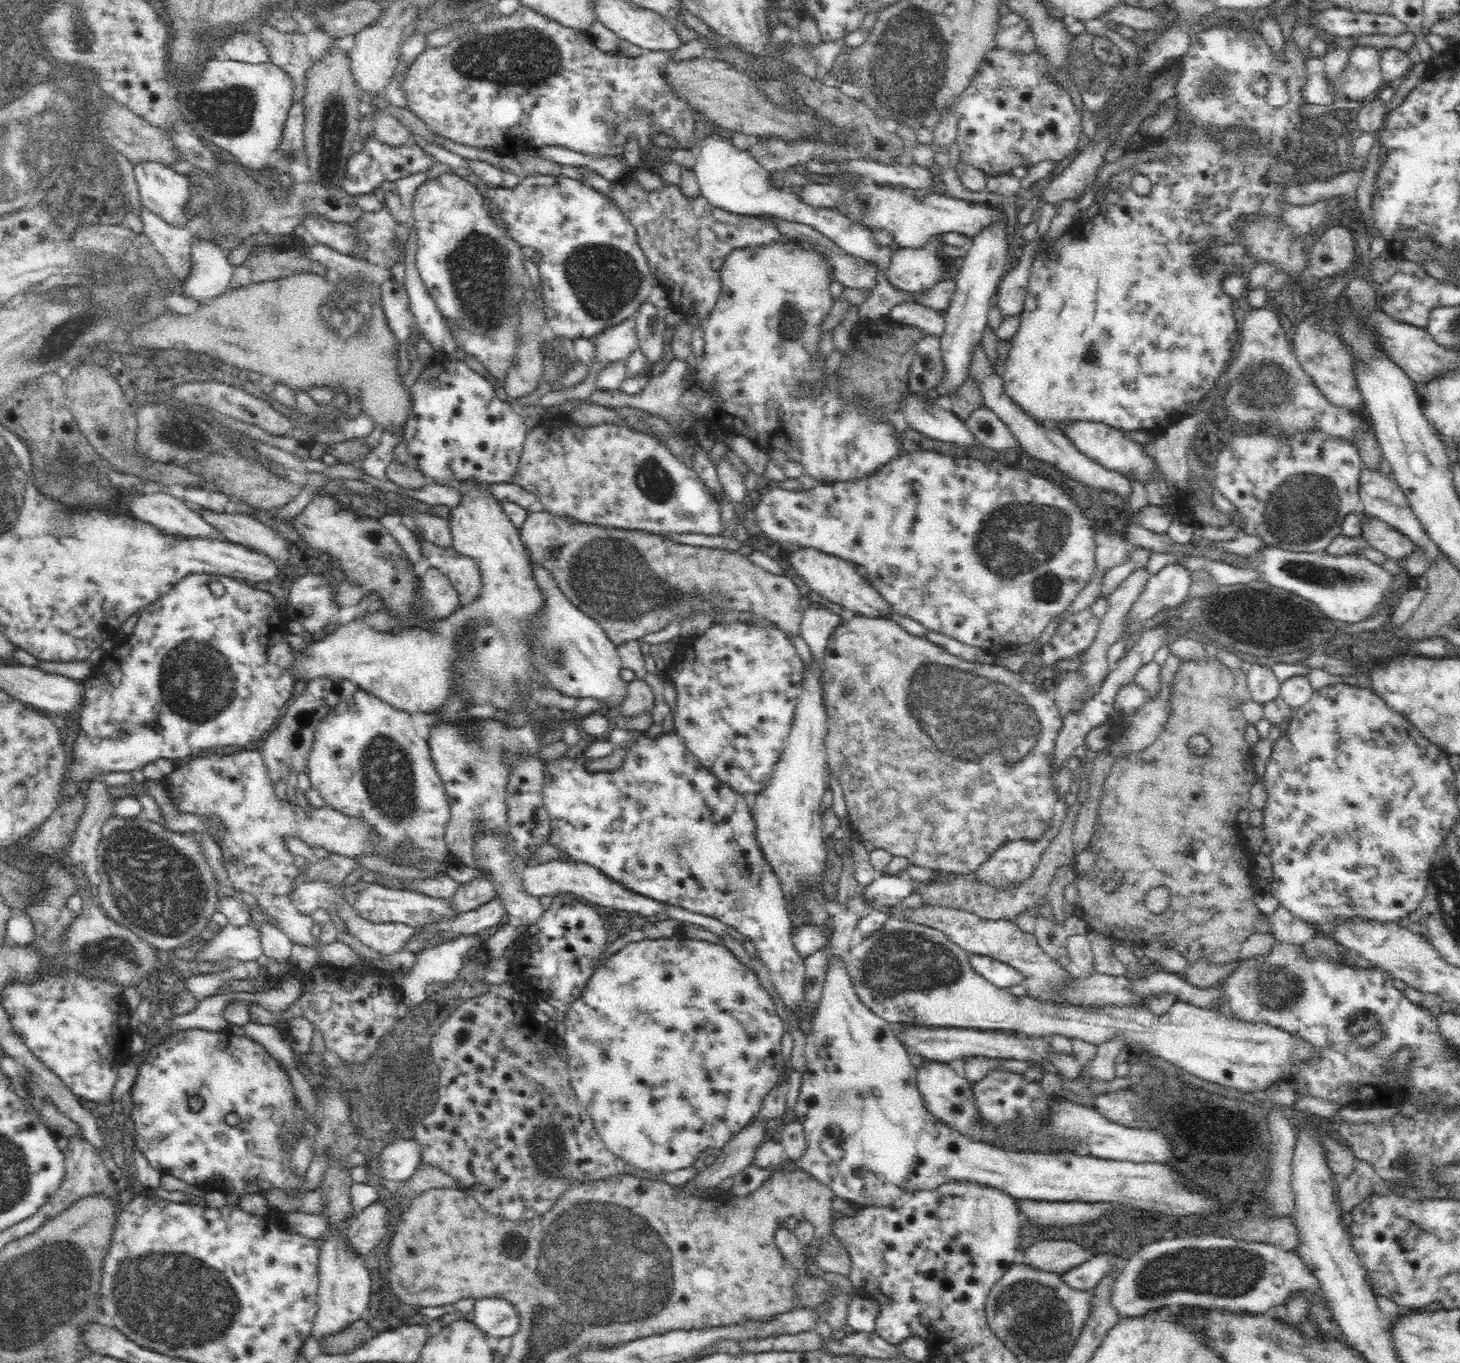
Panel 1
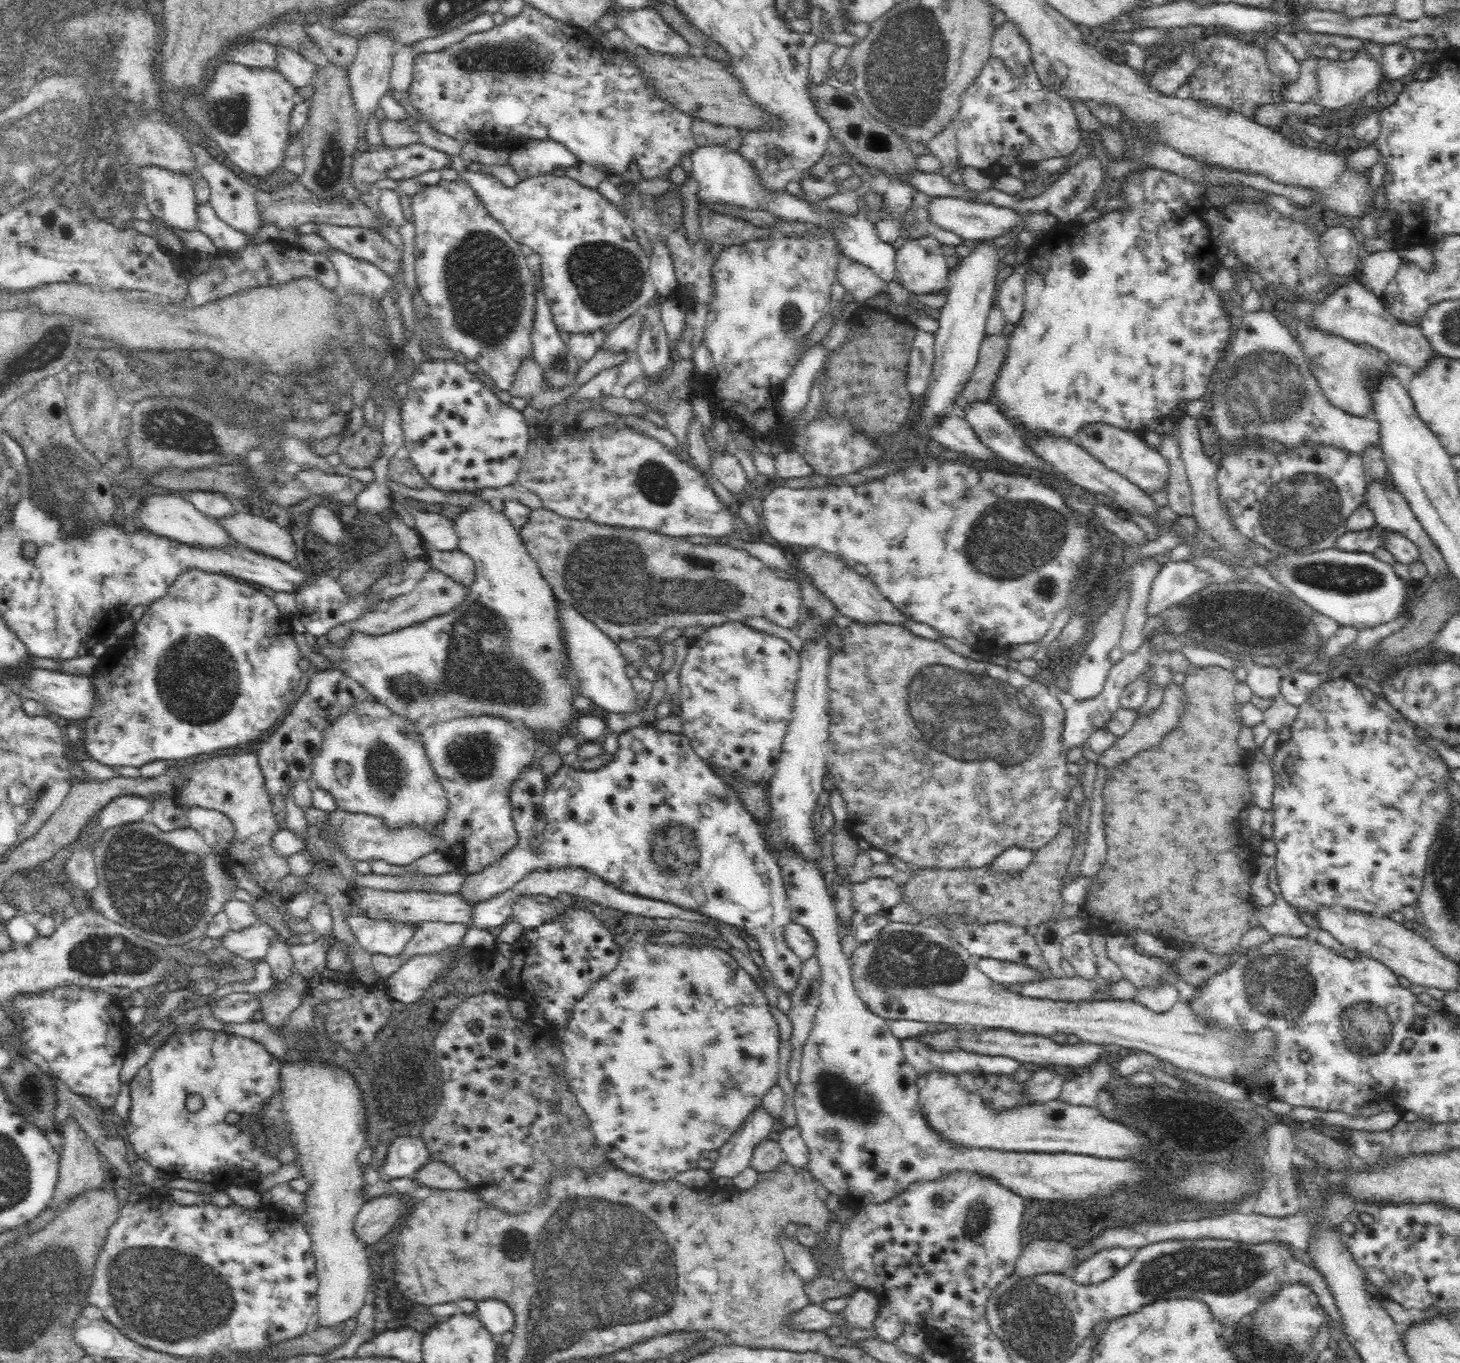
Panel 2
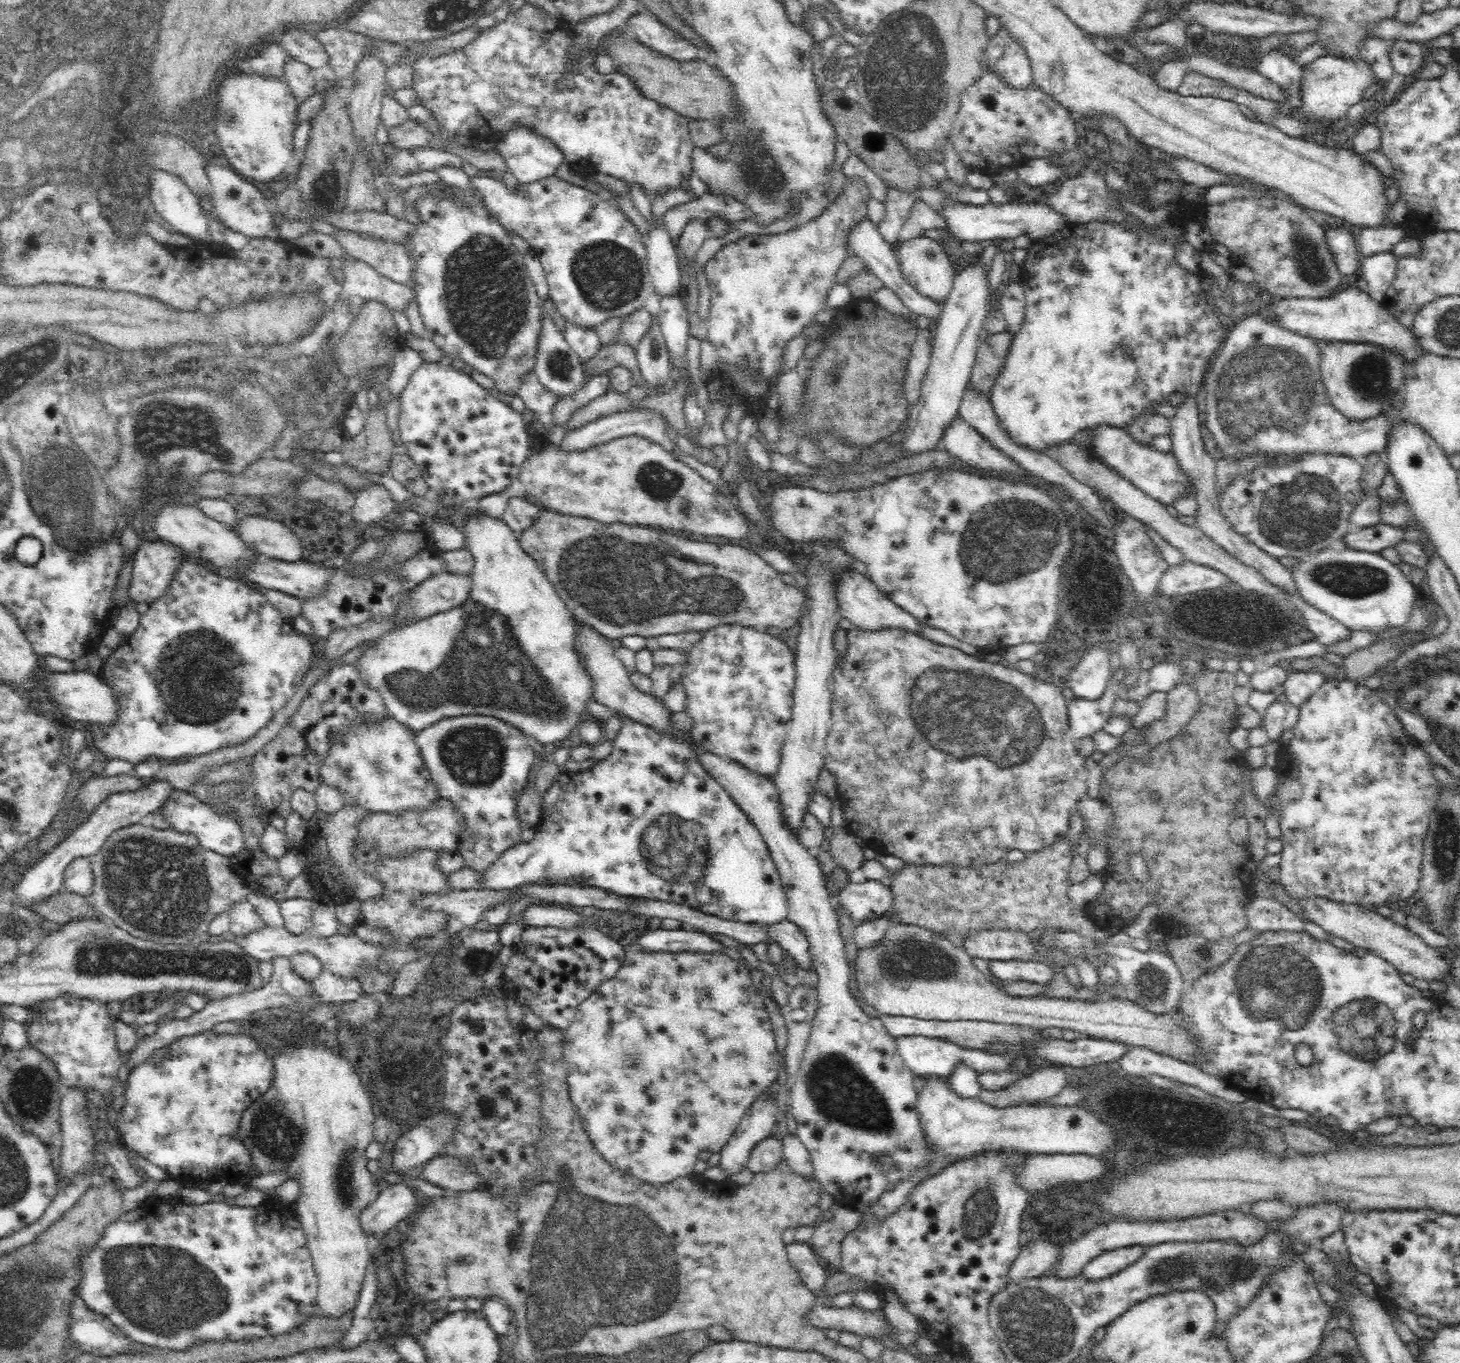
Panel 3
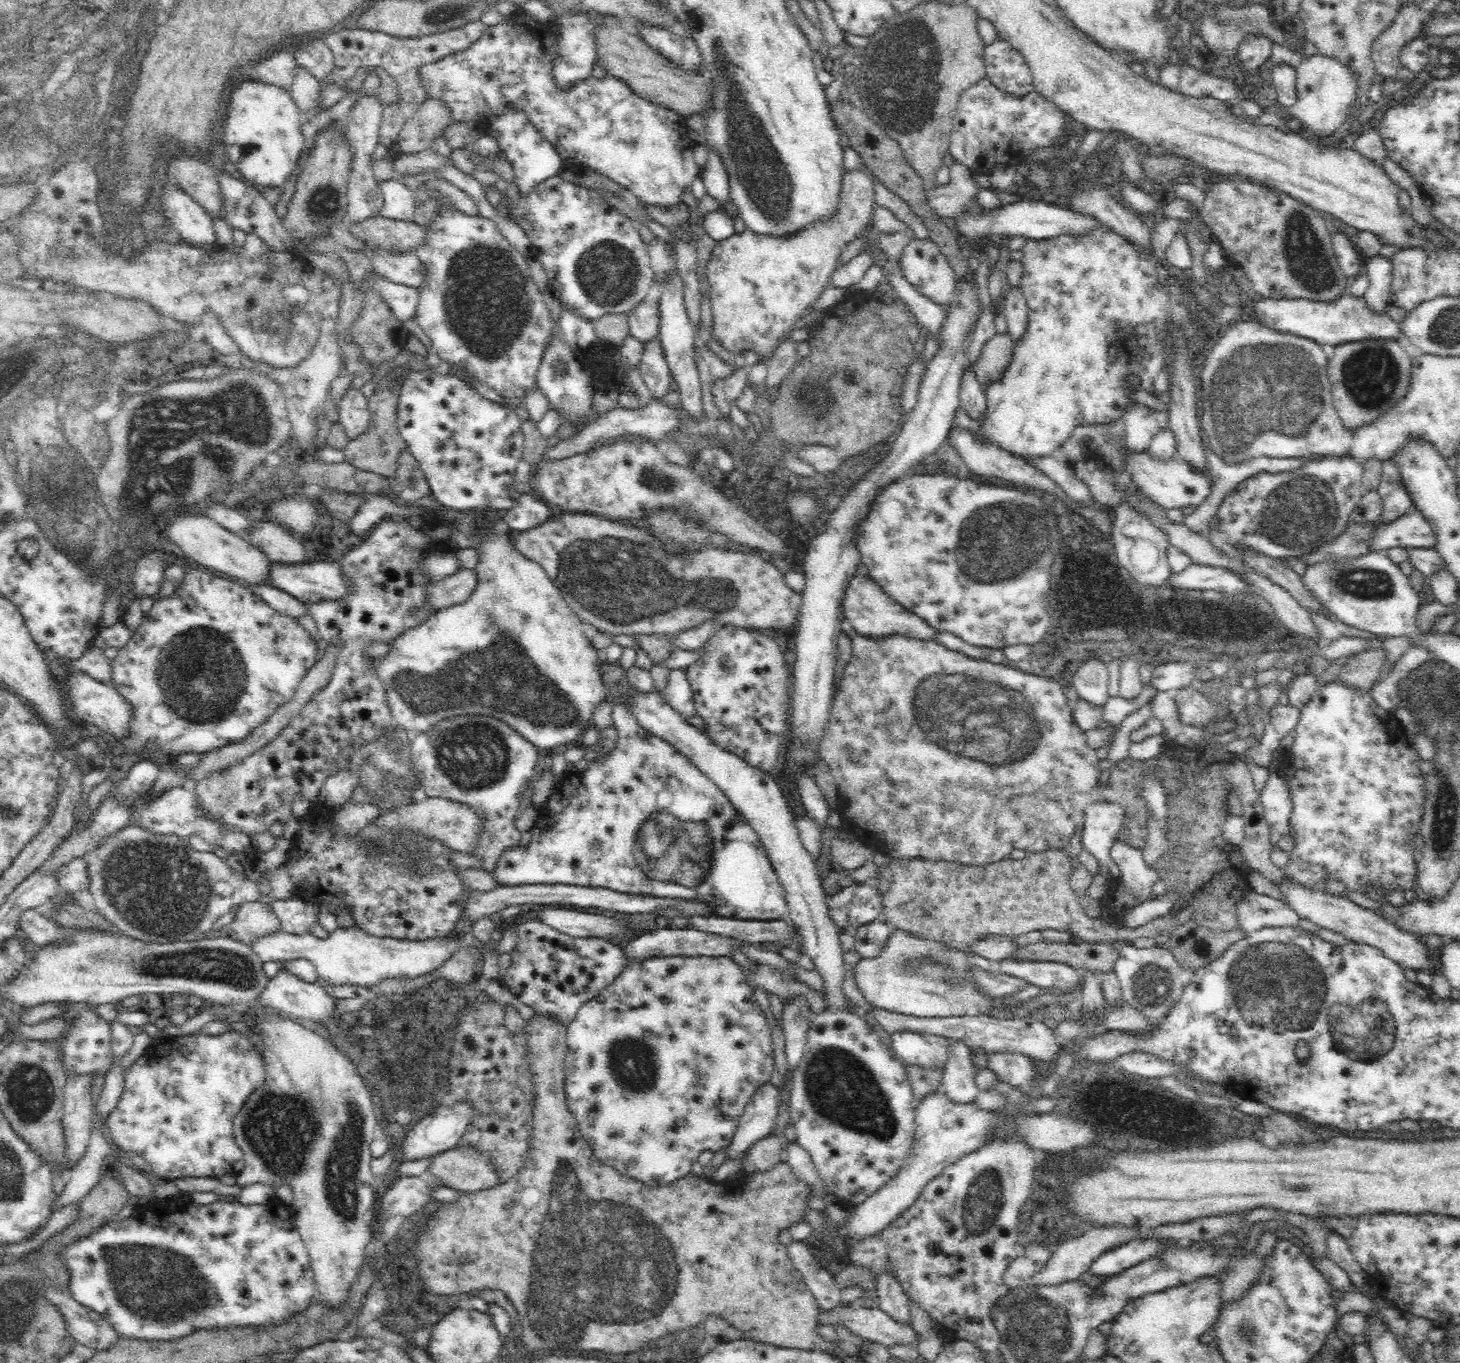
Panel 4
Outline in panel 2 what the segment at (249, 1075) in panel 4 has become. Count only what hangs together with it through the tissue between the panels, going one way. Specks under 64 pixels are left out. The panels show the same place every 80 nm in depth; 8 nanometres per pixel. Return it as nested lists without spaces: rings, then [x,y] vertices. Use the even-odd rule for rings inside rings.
[[[193,1026],[191,1028],[180,1028],[171,1035],[171,1037],[159,1048],[154,1048],[151,1052],[152,1056],[147,1060],[148,1064],[144,1064],[138,1071],[136,1078],[129,1084],[131,1090],[131,1109],[129,1120],[124,1123],[127,1134],[129,1135],[129,1142],[133,1145],[135,1152],[139,1157],[143,1158],[154,1168],[160,1172],[165,1173],[167,1178],[184,1178],[184,1180],[191,1180],[194,1182],[202,1182],[202,1184],[210,1184],[214,1188],[226,1190],[230,1186],[236,1186],[237,1188],[250,1188],[256,1191],[256,1188],[260,1185],[260,1182],[264,1182],[266,1178],[274,1176],[283,1162],[280,1156],[276,1156],[273,1152],[269,1152],[268,1144],[265,1141],[257,1140],[258,1131],[265,1135],[268,1130],[268,1125],[265,1124],[264,1116],[265,1112],[269,1110],[270,1102],[276,1102],[278,1098],[282,1098],[285,1094],[285,1085],[282,1078],[282,1067],[283,1064],[272,1056],[262,1044],[233,1033],[227,1033],[226,1031],[213,1032],[208,1029],[199,1028]],[[192,1094],[197,1094],[203,1097],[203,1107],[197,1113],[191,1113],[185,1107],[185,1100]],[[234,1111],[239,1113],[239,1122],[235,1125],[231,1125],[225,1121],[226,1114]]]

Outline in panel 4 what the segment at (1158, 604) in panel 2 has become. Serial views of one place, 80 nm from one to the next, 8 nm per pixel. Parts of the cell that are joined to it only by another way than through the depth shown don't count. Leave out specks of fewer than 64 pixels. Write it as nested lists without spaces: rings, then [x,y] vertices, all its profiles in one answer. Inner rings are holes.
[[[1191,563],[1181,572],[1170,572],[1166,578],[1170,588],[1182,590],[1219,590],[1234,594],[1234,592],[1249,592],[1244,583],[1236,575],[1218,567]]]

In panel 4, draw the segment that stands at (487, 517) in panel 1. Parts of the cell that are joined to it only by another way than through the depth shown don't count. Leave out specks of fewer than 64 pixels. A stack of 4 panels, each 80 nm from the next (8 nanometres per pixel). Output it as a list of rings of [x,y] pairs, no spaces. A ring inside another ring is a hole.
[[[496,520],[487,524],[483,522],[477,528],[478,532],[472,535],[474,539],[478,540],[478,548],[476,548],[477,564],[472,570],[474,571],[475,586],[470,596],[461,605],[437,610],[435,613],[429,614],[420,624],[406,628],[398,636],[392,636],[386,641],[390,650],[384,656],[369,658],[367,668],[371,670],[374,679],[378,679],[378,682],[382,683],[382,691],[384,691],[393,721],[402,729],[416,729],[423,733],[439,723],[440,720],[450,718],[450,716],[488,714],[488,716],[494,716],[494,718],[506,722],[530,742],[535,743],[537,747],[550,750],[561,743],[573,744],[580,734],[580,730],[584,726],[592,724],[592,711],[603,701],[602,686],[599,686],[598,667],[594,667],[594,662],[598,660],[600,655],[596,654],[596,649],[592,647],[588,637],[582,631],[583,622],[578,619],[575,612],[570,610],[567,602],[560,596],[557,585],[550,581],[540,564],[518,551],[517,544],[514,541],[515,533],[506,528],[502,522]]]

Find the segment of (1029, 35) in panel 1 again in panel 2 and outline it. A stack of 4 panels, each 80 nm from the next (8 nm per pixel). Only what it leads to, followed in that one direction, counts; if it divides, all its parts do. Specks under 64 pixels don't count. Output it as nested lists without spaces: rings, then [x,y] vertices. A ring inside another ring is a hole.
[[[1006,19],[995,28],[991,54],[1001,56],[1015,68],[1020,68],[1023,61],[1030,60],[1031,46],[1022,32],[1020,25],[1012,19]]]

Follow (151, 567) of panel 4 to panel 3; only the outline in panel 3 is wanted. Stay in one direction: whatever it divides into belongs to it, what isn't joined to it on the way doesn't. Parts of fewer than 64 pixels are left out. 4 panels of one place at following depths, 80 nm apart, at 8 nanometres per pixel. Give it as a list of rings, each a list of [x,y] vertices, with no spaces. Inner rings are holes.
[[[142,538],[138,548],[136,548],[136,552],[130,554],[132,578],[130,578],[130,588],[128,588],[128,597],[125,599],[125,603],[130,601],[149,604],[160,598],[169,589],[182,564],[188,564],[186,560],[192,560],[192,558],[200,566],[216,567],[216,565],[208,563],[204,557],[196,557],[196,554],[186,552],[186,548],[182,548],[176,543],[172,544],[172,542],[164,542],[164,540],[154,540],[152,542],[150,538]]]

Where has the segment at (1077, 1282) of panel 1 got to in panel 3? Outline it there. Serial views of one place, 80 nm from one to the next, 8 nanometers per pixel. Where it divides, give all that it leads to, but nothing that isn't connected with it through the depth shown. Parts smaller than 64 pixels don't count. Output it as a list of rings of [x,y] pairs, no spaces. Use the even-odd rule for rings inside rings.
[[[1141,1246],[1114,1248],[1114,1250],[1100,1252],[1098,1256],[1091,1258],[1088,1264],[1084,1264],[1084,1268],[1080,1270],[1080,1274],[1077,1276],[1088,1281],[1099,1281],[1108,1278],[1115,1272],[1132,1264],[1134,1260],[1138,1260],[1140,1254],[1142,1254]]]

